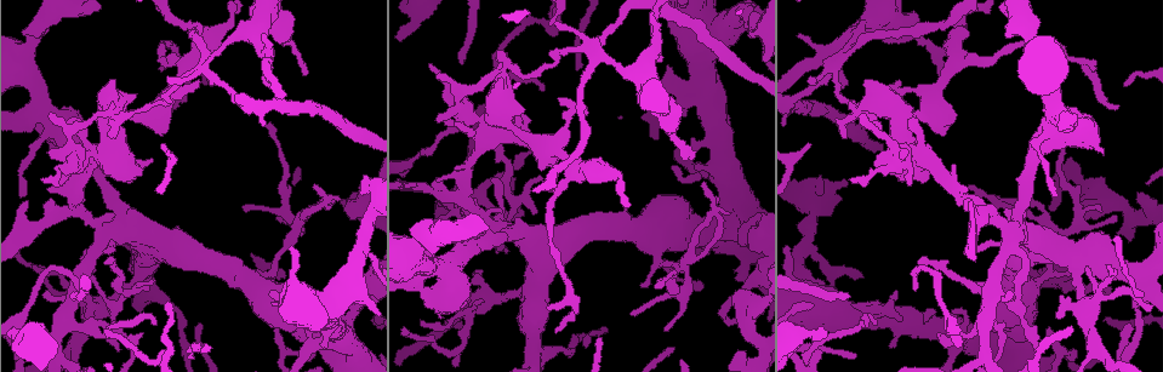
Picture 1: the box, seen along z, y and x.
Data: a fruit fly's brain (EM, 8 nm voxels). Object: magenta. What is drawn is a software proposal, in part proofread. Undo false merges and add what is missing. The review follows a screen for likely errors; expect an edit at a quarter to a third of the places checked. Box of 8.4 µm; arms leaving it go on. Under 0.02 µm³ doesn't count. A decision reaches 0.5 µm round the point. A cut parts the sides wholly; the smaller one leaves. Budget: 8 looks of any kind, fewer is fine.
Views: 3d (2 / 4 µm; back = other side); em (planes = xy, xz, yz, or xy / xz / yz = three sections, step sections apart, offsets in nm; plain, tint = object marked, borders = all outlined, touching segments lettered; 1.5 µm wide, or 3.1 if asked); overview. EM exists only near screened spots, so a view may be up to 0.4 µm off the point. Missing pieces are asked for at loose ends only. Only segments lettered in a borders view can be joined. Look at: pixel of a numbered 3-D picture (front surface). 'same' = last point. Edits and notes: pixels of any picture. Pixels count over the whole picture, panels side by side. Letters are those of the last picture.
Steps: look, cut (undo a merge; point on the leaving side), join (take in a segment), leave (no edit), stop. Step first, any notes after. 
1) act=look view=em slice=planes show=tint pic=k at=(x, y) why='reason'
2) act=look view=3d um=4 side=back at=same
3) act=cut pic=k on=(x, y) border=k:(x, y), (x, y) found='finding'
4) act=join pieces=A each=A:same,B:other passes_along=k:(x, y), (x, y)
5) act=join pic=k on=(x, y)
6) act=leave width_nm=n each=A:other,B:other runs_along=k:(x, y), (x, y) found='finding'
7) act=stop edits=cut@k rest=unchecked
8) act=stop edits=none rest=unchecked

act=look view=3d um=2 pic=1 at=(19, 195)

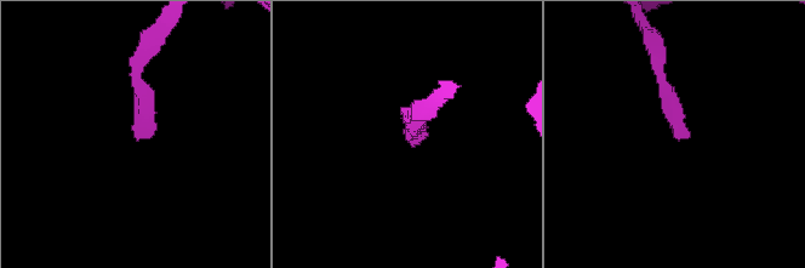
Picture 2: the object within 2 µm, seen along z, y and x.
act=look view=em slice=xz step=4 show=borders pic=2 at=(408, 136) why='need the tissue'

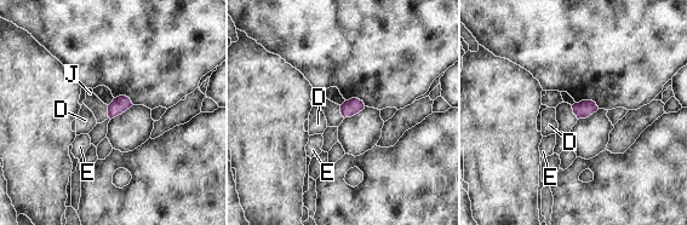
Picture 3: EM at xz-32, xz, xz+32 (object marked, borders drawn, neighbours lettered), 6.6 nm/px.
act=look view=em slice=planes show=borders at=same why='another direction'

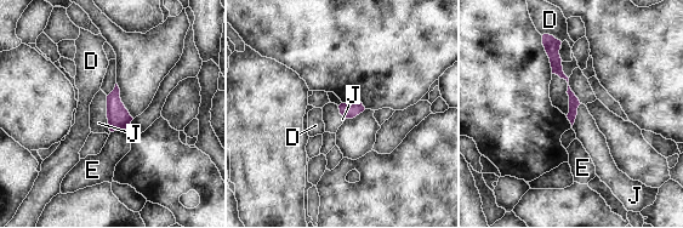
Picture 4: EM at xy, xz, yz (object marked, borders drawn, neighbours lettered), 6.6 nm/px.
act=leave each=D:other,E:other,J:other runs_along=4:(550, 44), (573, 98), (571, 118) found='no lettered segment goes on from it'

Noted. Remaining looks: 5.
act=look view=3d um=4 side=back pic=1 at=(998, 352) why='abrupt turn'

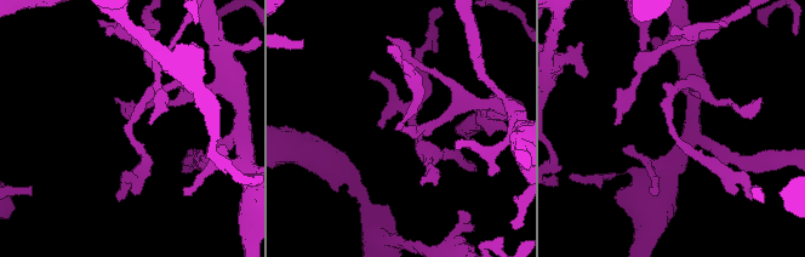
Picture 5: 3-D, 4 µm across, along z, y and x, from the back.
act=look view=em slice=planes show=borders pic=5 at=(673, 129)

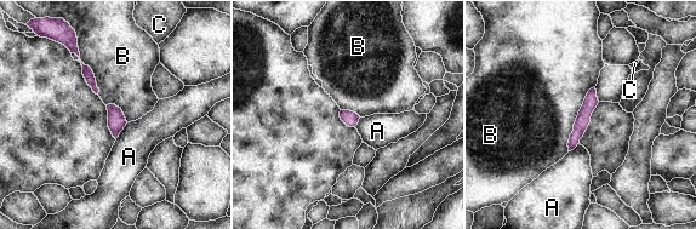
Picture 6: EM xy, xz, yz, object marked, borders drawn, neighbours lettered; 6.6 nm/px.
act=leave longest_contact=B:460nm each=A:other,B:other,C:other border=6:(594, 86), (578, 112), (568, 150) found='continuous, no second cell'

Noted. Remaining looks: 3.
act=look view=em slice=planes show=borders pic=1 at=(349, 197) why='branch stops here'

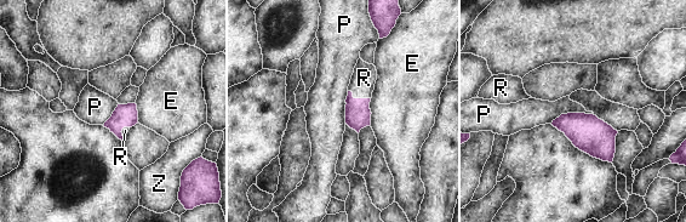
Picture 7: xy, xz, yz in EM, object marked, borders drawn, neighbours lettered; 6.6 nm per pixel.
act=join pieces=R each=E:other,P:other,R:same,Z:other passes_along=7:(358, 114), (358, 98), (364, 78) found='the cell continues'

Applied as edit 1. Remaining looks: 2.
act=stop edits=join@7 rest=unchecked

